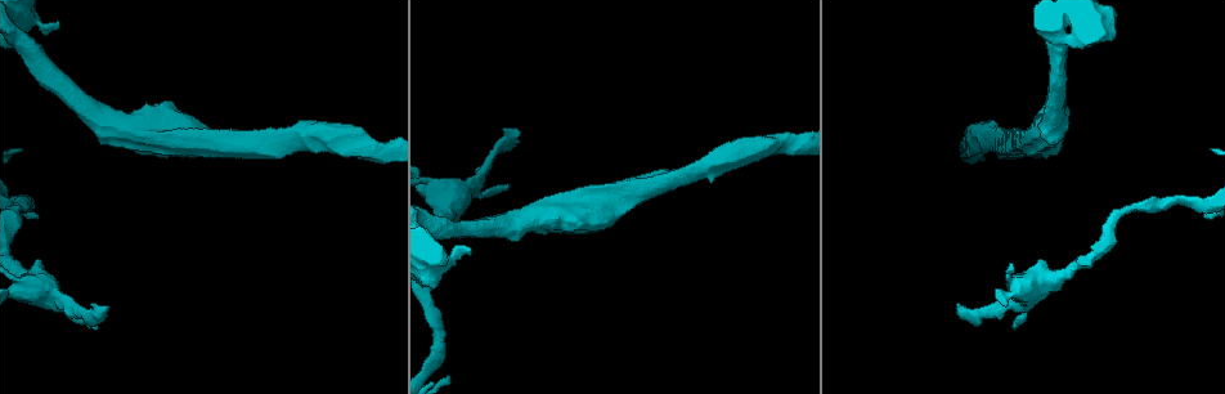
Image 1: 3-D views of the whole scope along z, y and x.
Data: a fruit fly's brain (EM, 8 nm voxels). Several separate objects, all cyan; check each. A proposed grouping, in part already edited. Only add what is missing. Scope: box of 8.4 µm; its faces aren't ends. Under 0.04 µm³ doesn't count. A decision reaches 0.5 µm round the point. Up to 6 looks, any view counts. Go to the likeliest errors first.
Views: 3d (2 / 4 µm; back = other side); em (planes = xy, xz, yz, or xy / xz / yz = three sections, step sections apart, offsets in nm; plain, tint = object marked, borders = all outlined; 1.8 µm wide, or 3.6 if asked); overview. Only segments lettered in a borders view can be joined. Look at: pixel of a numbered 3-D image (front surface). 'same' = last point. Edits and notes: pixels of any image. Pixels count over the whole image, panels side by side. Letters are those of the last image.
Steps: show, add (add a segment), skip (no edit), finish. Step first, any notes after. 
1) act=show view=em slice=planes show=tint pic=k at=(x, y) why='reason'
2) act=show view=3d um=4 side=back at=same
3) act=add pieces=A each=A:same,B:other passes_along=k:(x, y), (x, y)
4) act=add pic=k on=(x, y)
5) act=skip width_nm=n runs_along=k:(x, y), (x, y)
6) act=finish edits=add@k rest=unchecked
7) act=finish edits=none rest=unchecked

act=show view=em slice=xz step=8 show=borders pic=1 at=(504, 131) why='an open end'

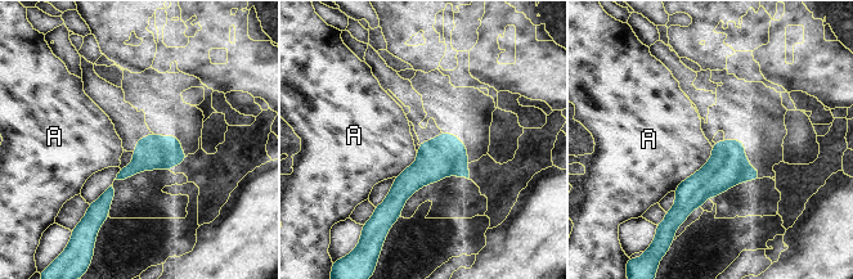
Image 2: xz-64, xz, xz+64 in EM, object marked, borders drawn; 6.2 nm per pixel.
act=skip each=A:other border=2:(712, 147), (709, 158), (674, 192) found='no lettered segment goes on from it'

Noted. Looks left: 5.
act=show view=em slice=planes show=borders pic=1 at=(470, 255) why='an open end'

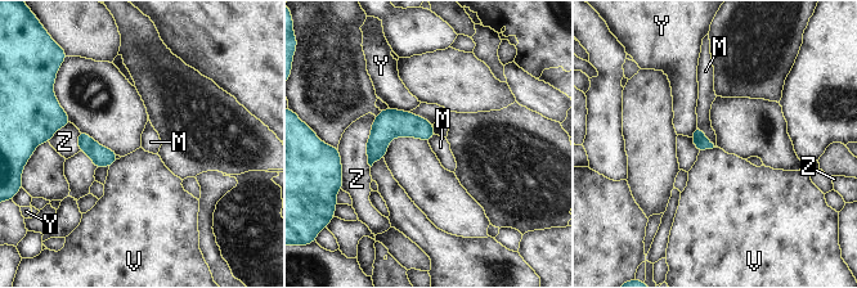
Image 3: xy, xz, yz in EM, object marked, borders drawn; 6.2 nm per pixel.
act=skip each=M:other,V:other,Y:other,Z:other border=3:(698, 125), (716, 147) found='none of them fits'

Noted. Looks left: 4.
act=show view=3d um=4 pic=1 at=(37, 218) why='free end'

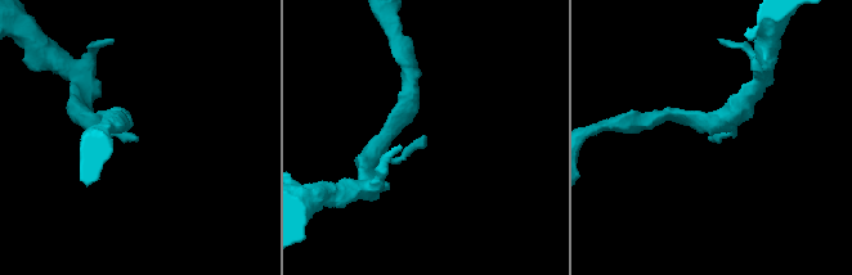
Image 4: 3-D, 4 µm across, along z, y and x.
act=show view=em slice=xz step=4 show=tint pic=4 at=(136, 137)

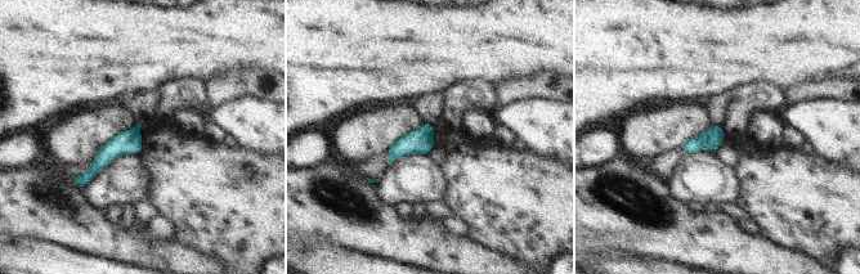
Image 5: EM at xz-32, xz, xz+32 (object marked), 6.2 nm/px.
act=show view=em slice=xz step=4 show=borders at=same why='see the neighbours'

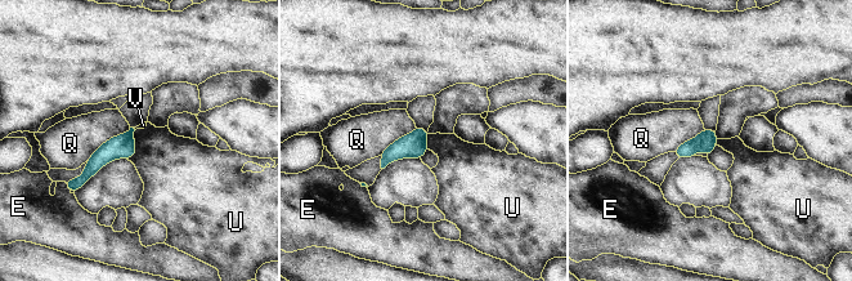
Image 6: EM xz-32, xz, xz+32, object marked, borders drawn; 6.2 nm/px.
act=skip longest_contact=Q:340nm each=E:other,Q:other,U:other,V:other border=6:(135, 130), (135, 154), (128, 159) found='none of them fits'

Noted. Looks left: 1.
act=finish edits=none rest=unchecked

